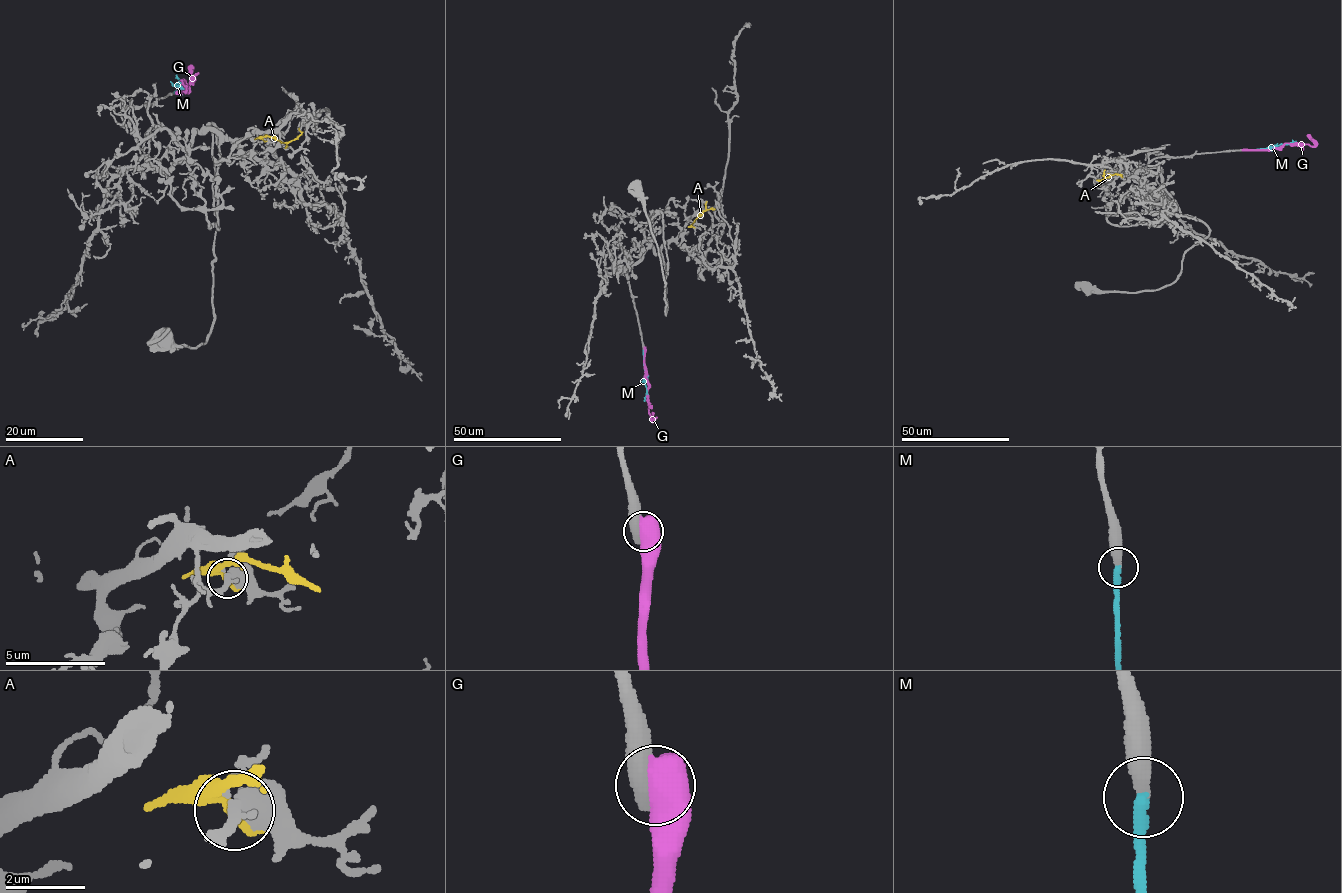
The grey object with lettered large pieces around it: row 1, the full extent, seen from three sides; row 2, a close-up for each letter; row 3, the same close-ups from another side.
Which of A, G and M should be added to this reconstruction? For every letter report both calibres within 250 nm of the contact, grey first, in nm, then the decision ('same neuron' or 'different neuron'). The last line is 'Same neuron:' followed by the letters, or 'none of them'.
A: calibres 400 and 280 nm; different neuron
G: calibres 500 and 800 nm; different neuron
M: calibres 360 and 280 nm; same neuron
Same neuron: M

